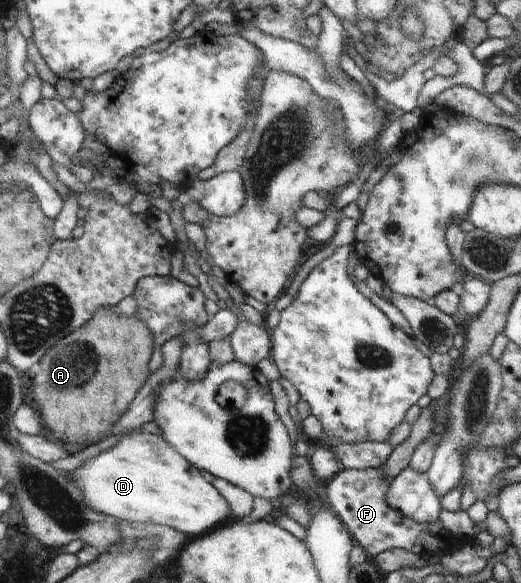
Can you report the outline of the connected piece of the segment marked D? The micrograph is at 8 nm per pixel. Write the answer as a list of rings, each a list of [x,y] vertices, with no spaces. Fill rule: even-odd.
[[[134,431],[124,434],[113,447],[94,455],[70,472],[70,479],[82,490],[82,496],[92,510],[118,520],[166,525],[194,538],[232,519],[228,502],[202,477],[199,469],[180,456],[162,437],[153,433]]]

